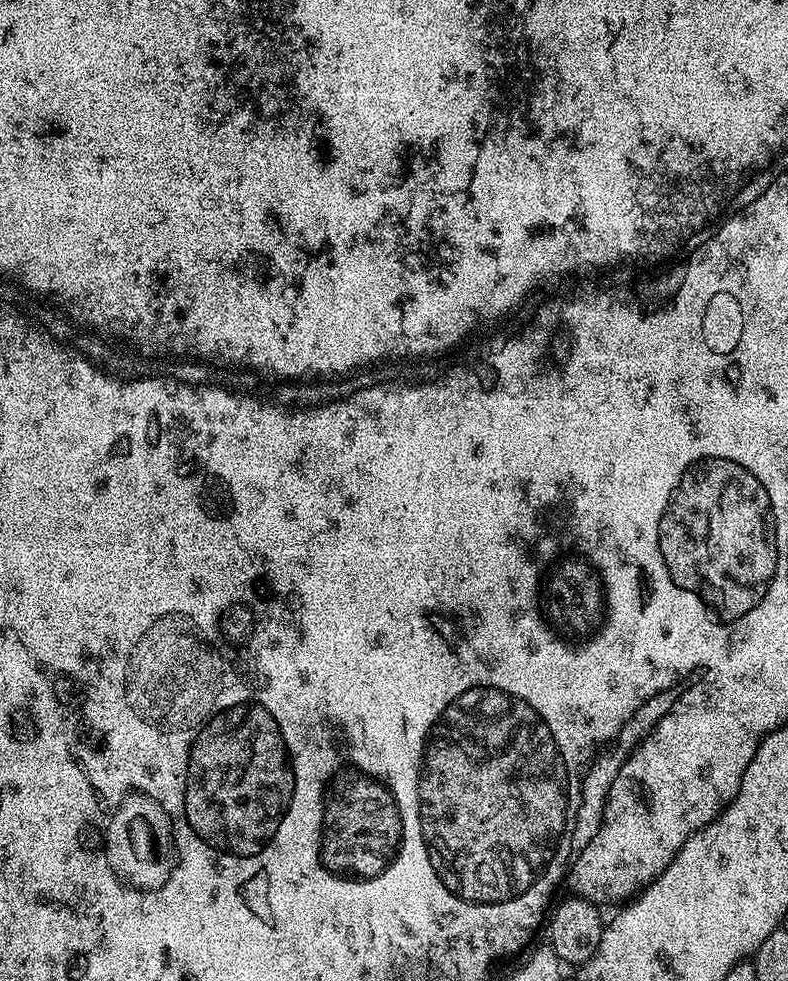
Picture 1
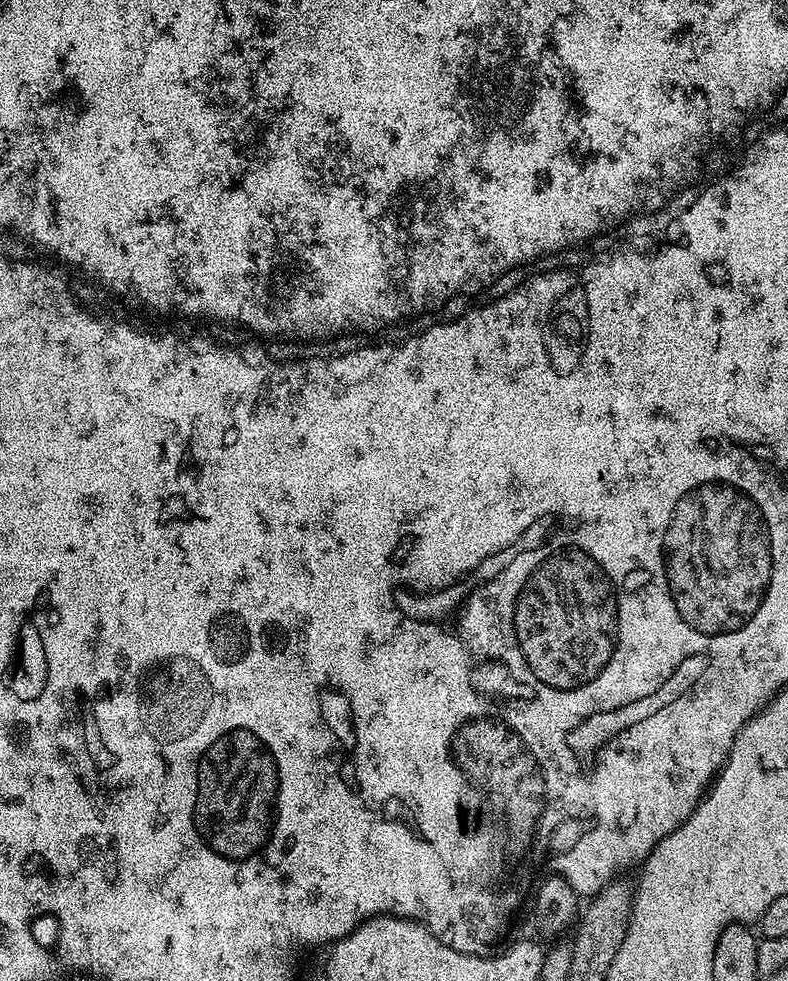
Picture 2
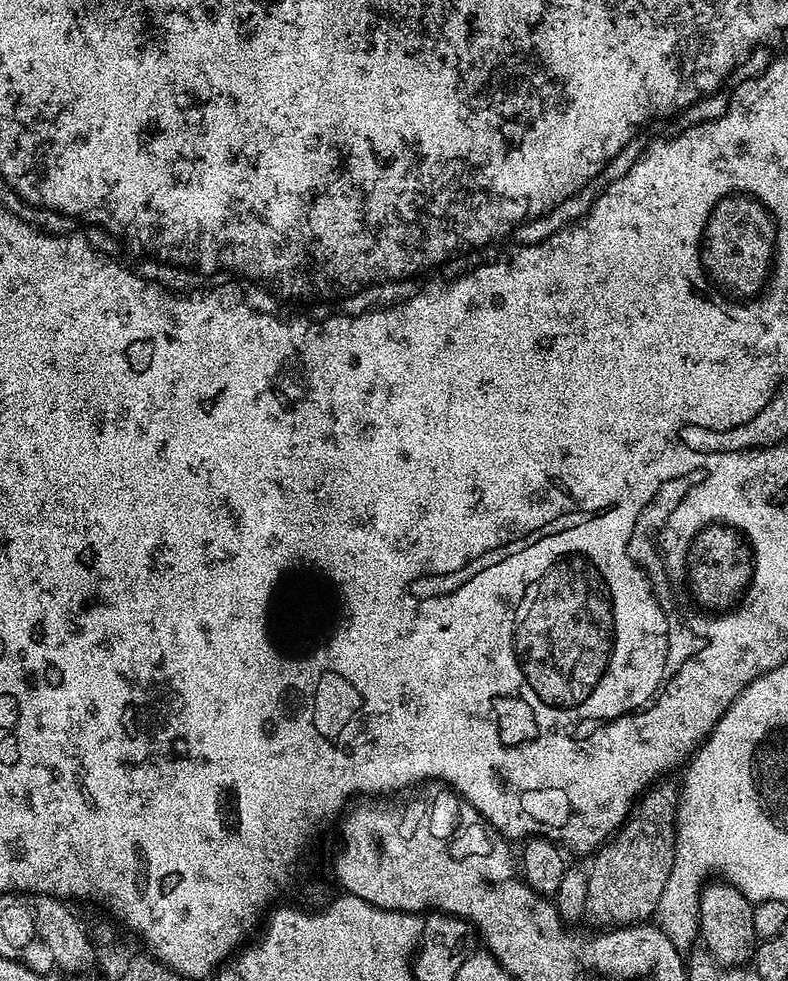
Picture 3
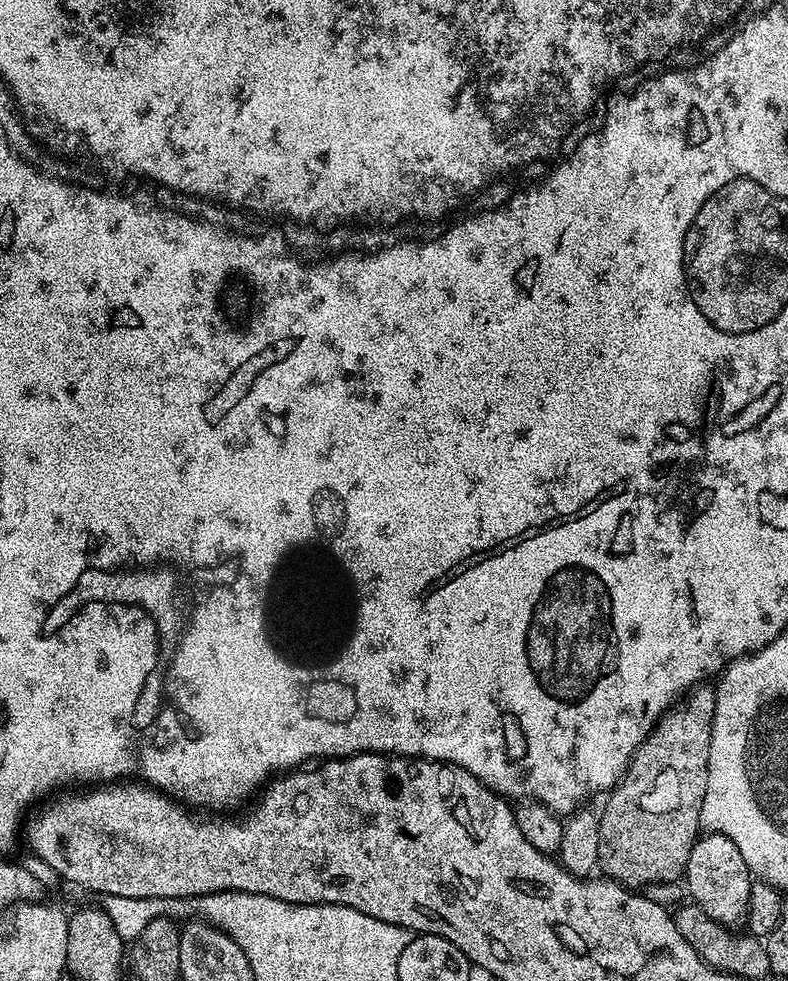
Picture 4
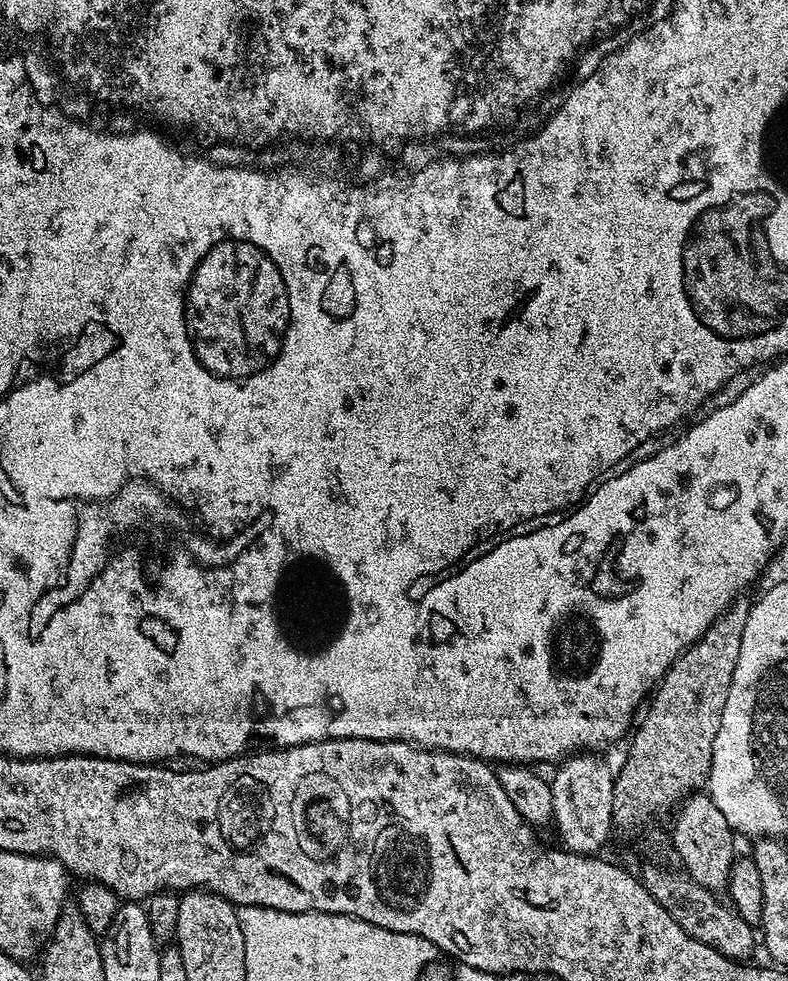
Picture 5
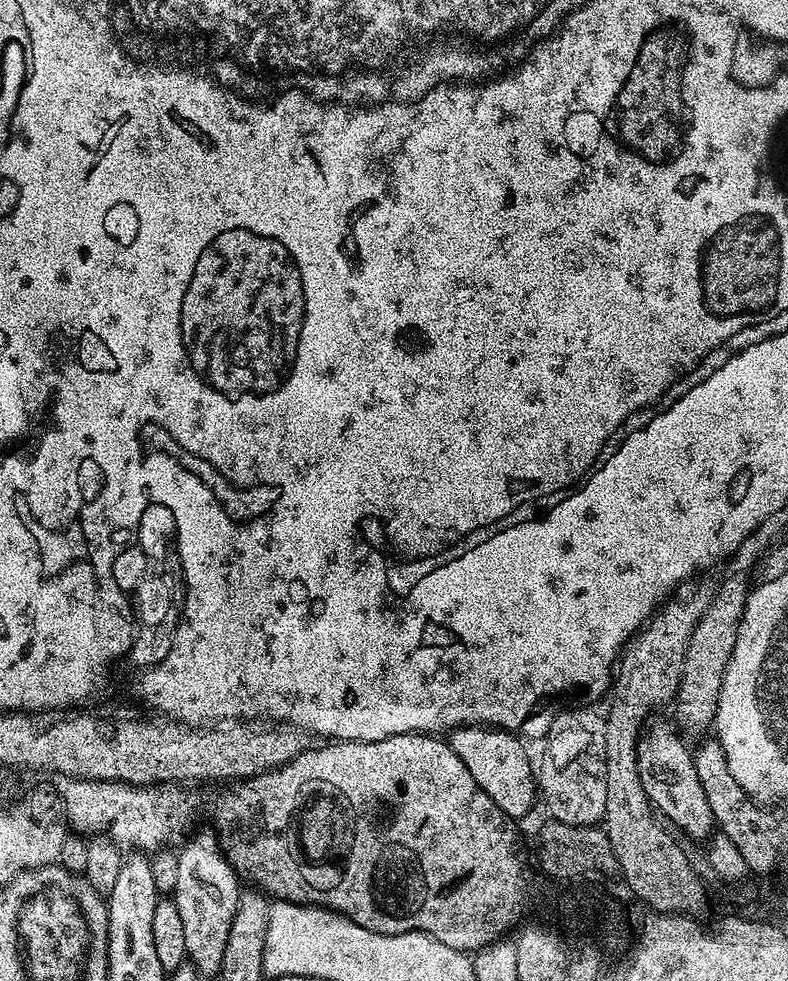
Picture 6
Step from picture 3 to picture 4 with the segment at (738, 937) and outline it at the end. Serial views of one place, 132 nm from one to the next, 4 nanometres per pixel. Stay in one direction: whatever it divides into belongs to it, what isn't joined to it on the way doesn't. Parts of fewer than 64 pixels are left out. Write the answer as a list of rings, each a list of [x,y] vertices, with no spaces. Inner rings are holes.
[[[720,832],[701,835],[690,850],[690,862],[685,866],[683,879],[688,880],[691,903],[706,910],[706,914],[710,914],[714,922],[724,925],[725,928],[735,929],[747,921],[754,877],[746,866],[746,858],[742,858],[742,850],[738,850],[738,846],[730,842],[730,838]]]

